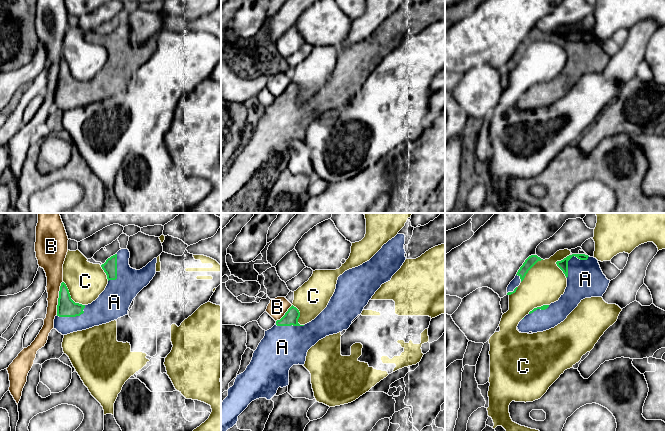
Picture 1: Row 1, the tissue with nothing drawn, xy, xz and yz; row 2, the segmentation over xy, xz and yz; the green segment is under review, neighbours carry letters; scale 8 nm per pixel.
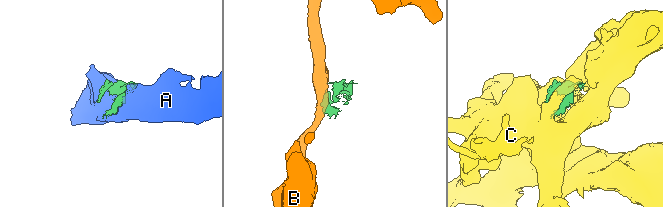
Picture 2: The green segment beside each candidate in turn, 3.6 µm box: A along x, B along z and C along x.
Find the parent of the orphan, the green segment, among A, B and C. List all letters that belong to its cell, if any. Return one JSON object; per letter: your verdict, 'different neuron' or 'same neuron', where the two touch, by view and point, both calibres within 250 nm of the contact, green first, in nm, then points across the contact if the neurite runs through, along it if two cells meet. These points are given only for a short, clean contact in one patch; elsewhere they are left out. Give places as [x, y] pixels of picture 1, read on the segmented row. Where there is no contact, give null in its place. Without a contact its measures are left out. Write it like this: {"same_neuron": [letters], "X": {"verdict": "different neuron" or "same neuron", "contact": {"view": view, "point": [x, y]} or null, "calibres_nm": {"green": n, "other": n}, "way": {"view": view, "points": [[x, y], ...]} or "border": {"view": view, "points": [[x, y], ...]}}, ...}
{"same_neuron": ["A"], "A": {"verdict": "same neuron", "contact": {"view": "yz", "point": [570, 258]}, "calibres_nm": {"green": 80, "other": 300}}, "B": {"verdict": "different neuron", "contact": {"view": "xy", "point": [58, 298]}, "calibres_nm": {"green": 150, "other": 150}, "border": {"view": "xy", "points": [[62, 281], [59, 287], [56, 314]]}}, "C": {"verdict": "different neuron", "contact": {"view": "xy", "point": [70, 296]}, "calibres_nm": {"green": 150, "other": 300}}}

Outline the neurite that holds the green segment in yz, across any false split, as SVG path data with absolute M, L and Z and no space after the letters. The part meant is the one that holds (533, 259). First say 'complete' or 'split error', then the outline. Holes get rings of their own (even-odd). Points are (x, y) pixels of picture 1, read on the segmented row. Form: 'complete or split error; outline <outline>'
split error; outline M531 255L529 256L525 262L523 263L523 265L520 267L520 269L518 270L515 278L510 282L510 284L507 287L507 295L511 295L513 293L516 292L518 286L520 285L520 283L524 280L526 274L528 273L528 271L538 262L541 261L543 259L541 259L540 257L538 257L537 255Z

